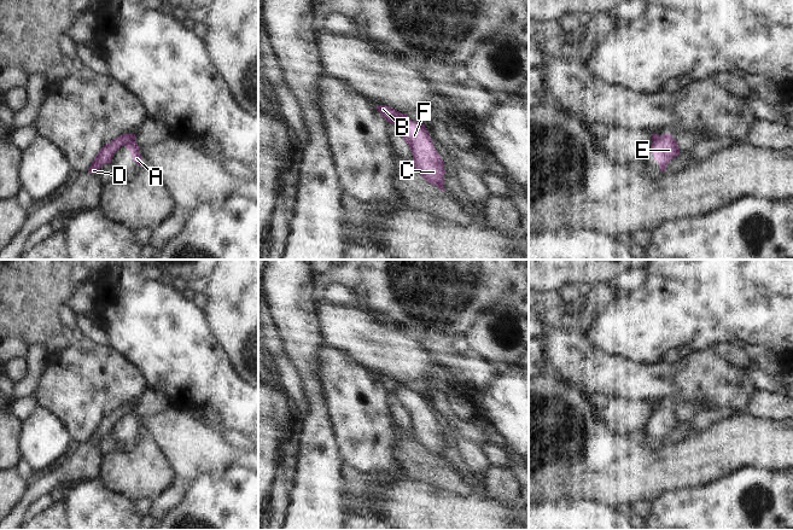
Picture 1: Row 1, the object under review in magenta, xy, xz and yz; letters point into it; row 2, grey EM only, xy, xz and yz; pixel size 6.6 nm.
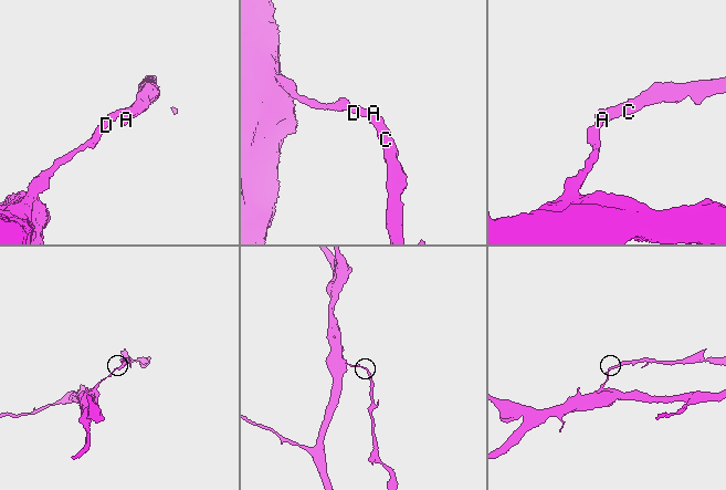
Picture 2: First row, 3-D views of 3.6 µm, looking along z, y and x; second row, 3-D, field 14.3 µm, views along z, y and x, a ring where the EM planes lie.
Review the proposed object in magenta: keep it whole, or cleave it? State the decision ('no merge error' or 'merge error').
merge error

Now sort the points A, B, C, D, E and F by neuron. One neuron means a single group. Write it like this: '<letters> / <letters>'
A C E F / B D

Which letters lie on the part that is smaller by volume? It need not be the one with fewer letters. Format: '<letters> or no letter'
A, C, E, F

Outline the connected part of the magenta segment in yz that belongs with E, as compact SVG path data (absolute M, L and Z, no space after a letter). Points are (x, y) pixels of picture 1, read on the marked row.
M663 134L658 140L652 142L651 151L654 161L659 163L659 170L666 170L667 163L678 156L680 147L672 134Z

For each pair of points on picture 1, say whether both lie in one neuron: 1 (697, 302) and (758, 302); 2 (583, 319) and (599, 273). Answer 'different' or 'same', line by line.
1: same
2: different

